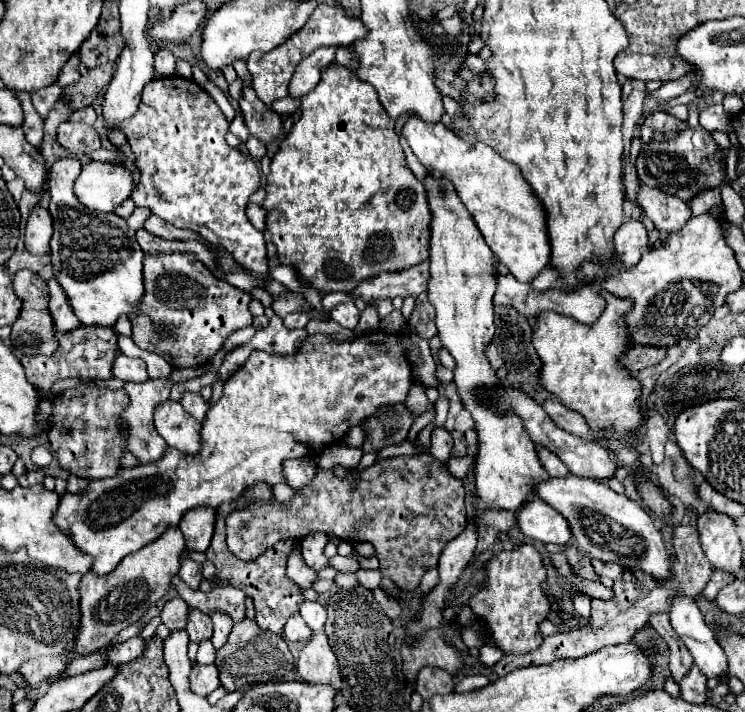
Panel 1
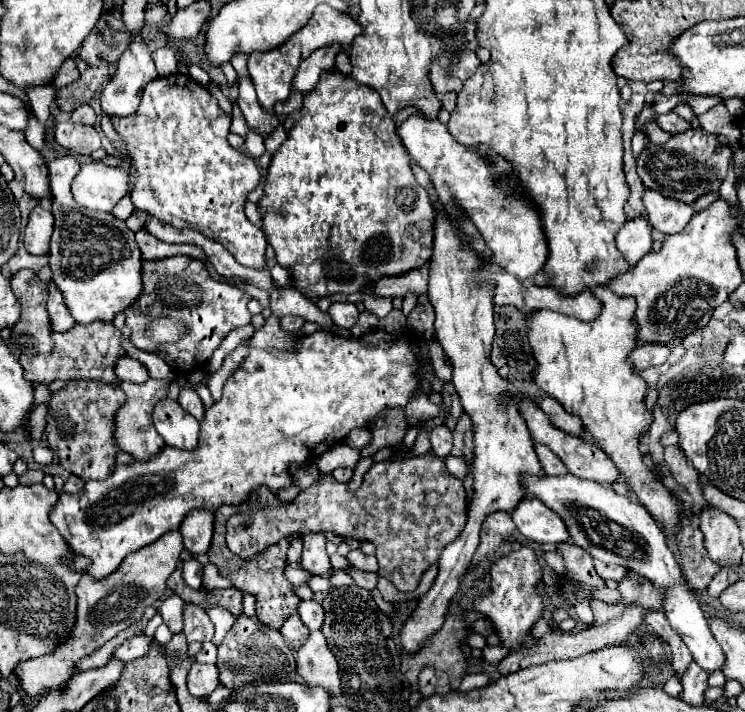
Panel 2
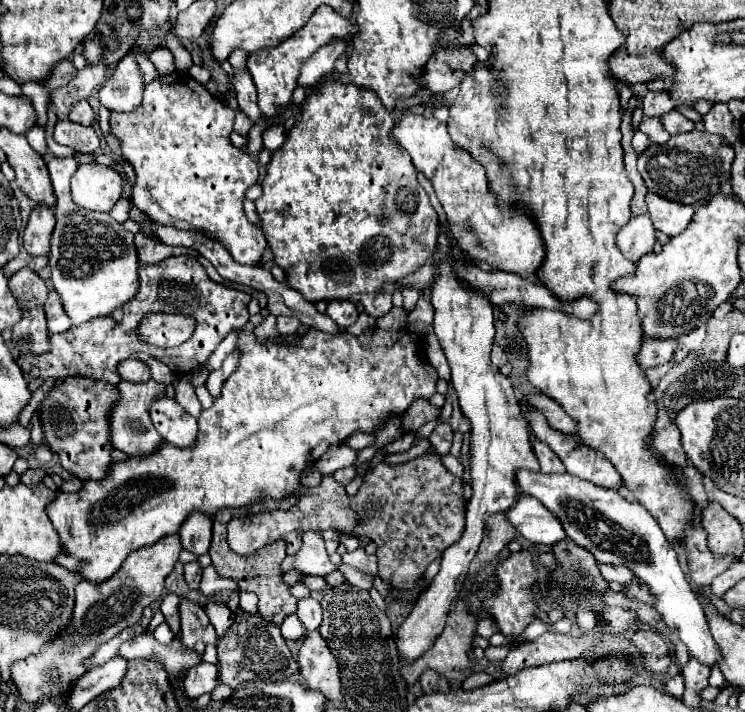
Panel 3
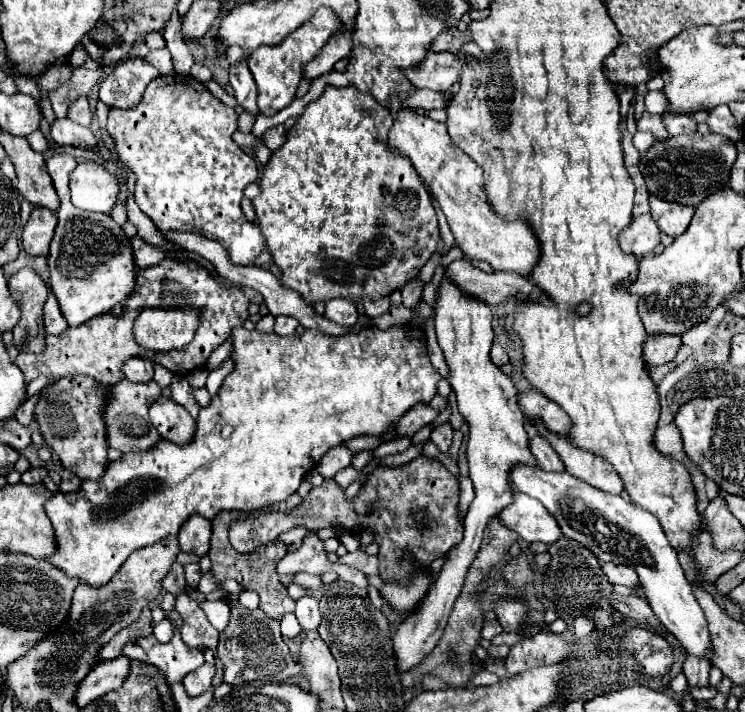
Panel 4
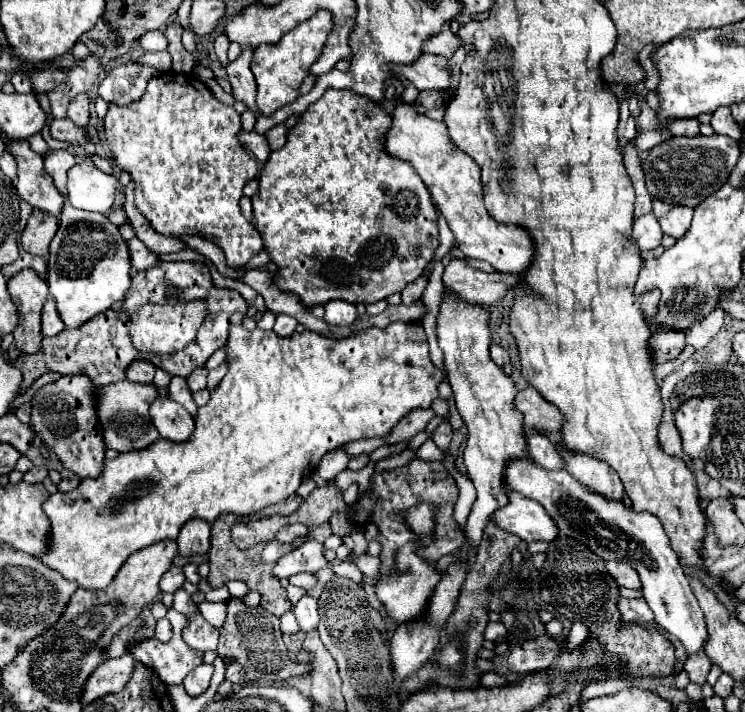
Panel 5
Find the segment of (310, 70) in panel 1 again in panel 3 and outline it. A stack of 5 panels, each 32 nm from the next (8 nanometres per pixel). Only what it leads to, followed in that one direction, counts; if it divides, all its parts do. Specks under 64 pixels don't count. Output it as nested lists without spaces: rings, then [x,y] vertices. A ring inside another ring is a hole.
[[[326,44],[324,48],[320,48],[320,52],[316,52],[316,56],[312,60],[308,60],[308,64],[304,64],[304,68],[300,72],[300,84],[310,88],[322,76],[332,74],[334,72],[334,62],[336,60],[328,60],[328,44]]]

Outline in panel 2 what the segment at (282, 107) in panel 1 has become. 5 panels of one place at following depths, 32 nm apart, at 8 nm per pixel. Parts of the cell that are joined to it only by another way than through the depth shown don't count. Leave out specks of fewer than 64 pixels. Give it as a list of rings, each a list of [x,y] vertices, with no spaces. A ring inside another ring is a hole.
[[[293,92],[288,100],[280,102],[275,106],[275,112],[279,116],[287,116],[293,112],[300,110],[303,102],[303,94],[301,92]]]

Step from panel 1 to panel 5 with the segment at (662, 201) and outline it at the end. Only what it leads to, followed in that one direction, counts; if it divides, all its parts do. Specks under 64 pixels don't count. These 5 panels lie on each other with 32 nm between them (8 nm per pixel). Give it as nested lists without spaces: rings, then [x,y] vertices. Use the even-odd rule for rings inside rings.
[[[654,200],[654,212],[656,212],[656,218],[660,220],[662,230],[674,238],[682,238],[688,232],[690,224],[692,224],[692,216],[694,216],[692,208],[664,204],[658,200]]]

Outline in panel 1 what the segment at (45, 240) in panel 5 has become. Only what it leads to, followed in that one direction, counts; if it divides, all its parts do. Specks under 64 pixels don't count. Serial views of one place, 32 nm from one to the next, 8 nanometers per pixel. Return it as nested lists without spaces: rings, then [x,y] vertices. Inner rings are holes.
[[[34,206],[26,222],[24,244],[30,254],[48,254],[52,238],[52,216],[46,208]]]

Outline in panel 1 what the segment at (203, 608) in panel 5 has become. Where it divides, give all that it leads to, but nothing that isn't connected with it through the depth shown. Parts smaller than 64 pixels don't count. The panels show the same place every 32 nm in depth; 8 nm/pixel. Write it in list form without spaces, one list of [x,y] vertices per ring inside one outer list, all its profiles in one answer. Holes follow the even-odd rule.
[[[214,610],[214,612],[210,612],[210,618],[212,618],[212,622],[214,622],[214,636],[212,636],[212,644],[216,646],[216,648],[220,648],[222,644],[224,644],[224,640],[226,640],[226,636],[228,636],[228,632],[230,632],[230,628],[232,628],[232,618],[226,614],[226,612],[222,612],[222,610]]]

